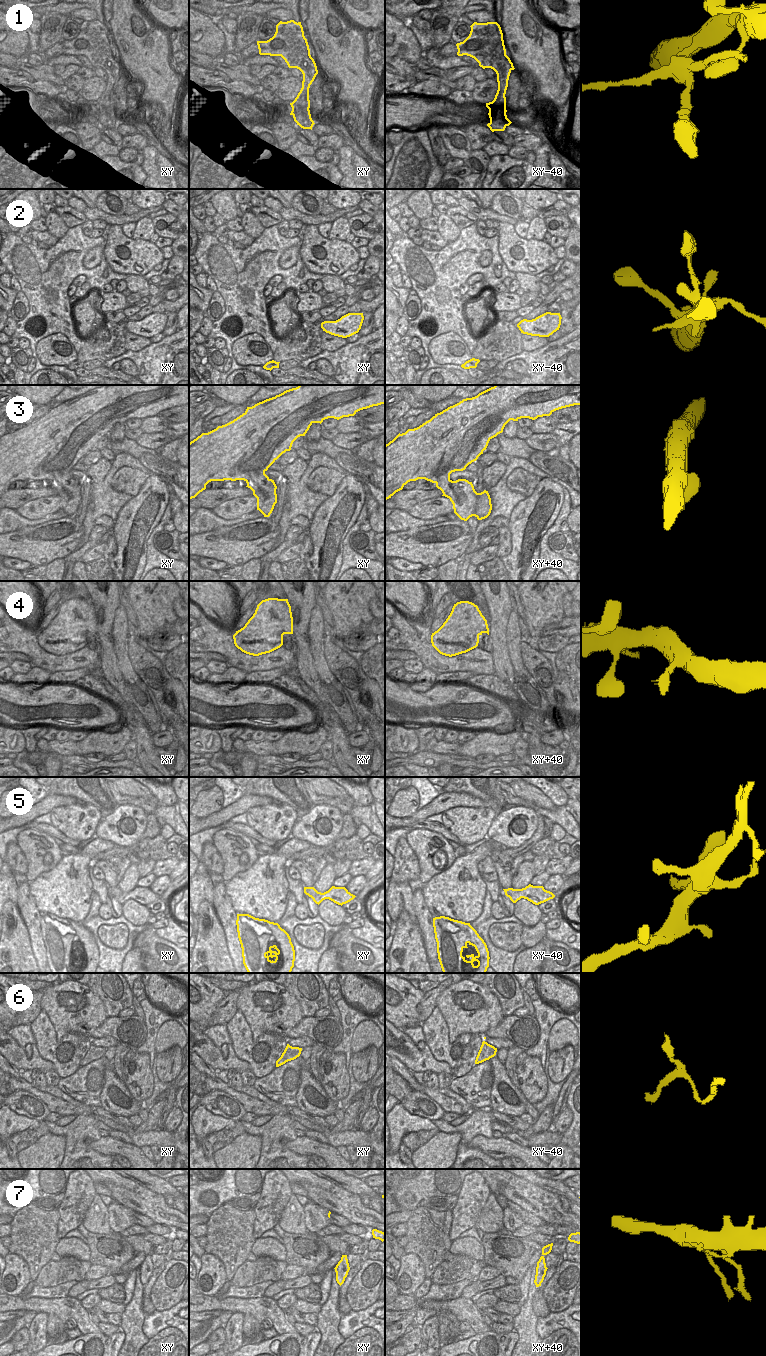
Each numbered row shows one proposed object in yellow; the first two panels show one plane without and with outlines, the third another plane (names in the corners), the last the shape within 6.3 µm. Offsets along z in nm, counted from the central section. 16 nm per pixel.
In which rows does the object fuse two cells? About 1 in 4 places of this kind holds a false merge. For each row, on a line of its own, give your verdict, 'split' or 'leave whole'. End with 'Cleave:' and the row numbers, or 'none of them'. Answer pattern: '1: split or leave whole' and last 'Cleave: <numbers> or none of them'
1: split
2: leave whole
3: leave whole
4: leave whole
5: leave whole
6: leave whole
7: leave whole
Cleave: 1

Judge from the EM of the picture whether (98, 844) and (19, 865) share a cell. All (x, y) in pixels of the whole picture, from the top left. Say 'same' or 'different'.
different

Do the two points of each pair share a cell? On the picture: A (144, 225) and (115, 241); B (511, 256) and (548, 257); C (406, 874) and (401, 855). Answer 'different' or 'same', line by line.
A: different
B: same
C: same

